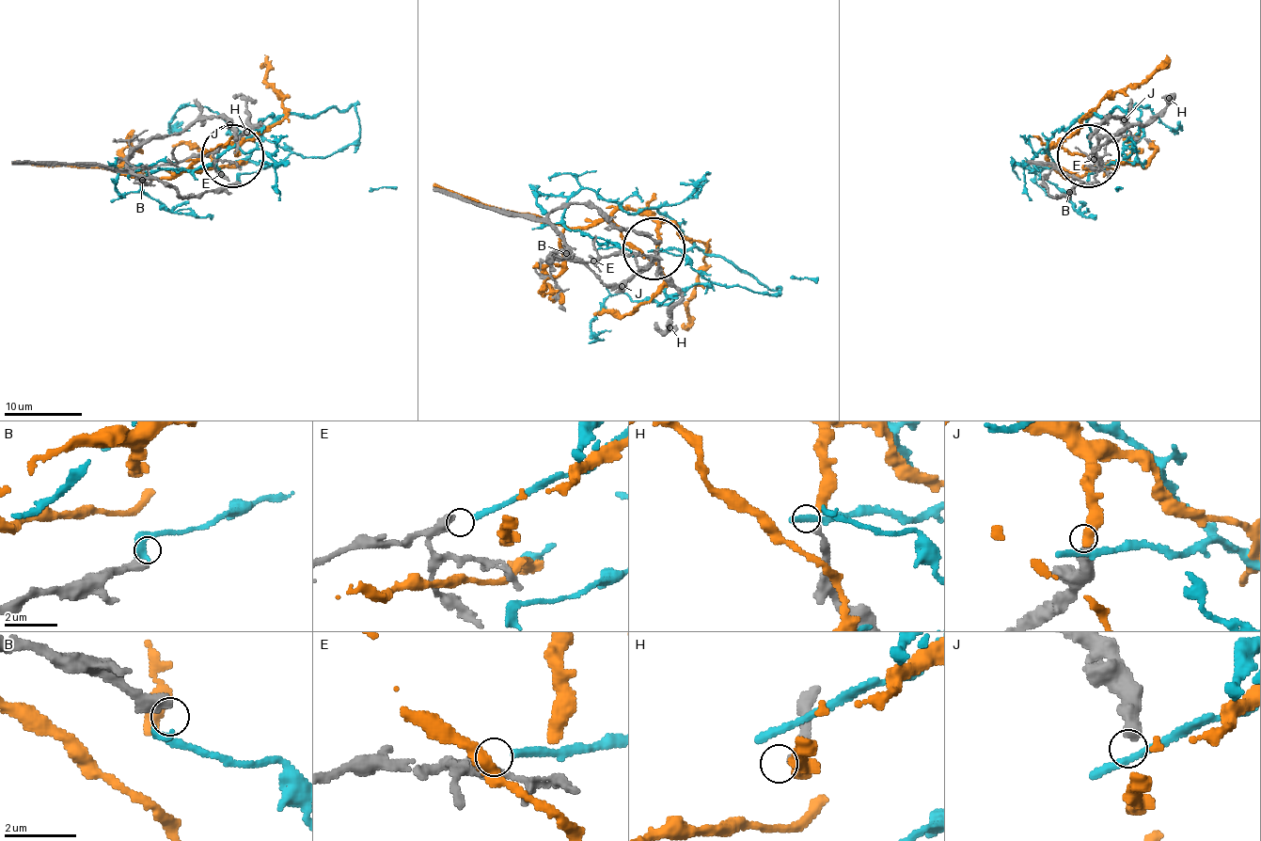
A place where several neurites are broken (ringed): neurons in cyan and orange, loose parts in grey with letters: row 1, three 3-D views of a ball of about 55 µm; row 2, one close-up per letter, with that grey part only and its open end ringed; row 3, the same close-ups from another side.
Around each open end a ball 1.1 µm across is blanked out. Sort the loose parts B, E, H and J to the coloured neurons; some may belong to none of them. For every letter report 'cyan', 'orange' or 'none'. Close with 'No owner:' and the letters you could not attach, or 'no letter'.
B: none
E: cyan
H: orange
J: none
No owner: B, J

